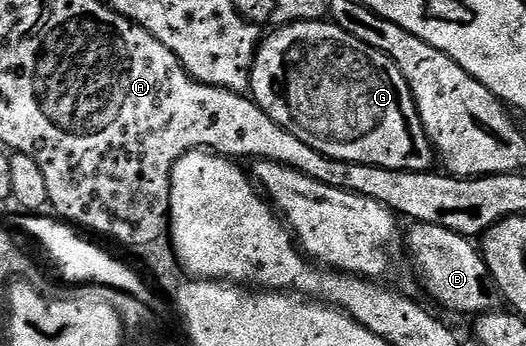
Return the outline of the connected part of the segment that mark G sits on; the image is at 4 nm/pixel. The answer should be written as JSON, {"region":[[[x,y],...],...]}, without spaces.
{"region":[[[330,20],[293,22],[286,26],[272,29],[267,37],[260,42],[259,48],[255,52],[253,68],[251,69],[249,94],[253,101],[270,118],[277,120],[277,124],[281,124],[281,128],[285,128],[285,132],[293,132],[293,136],[297,136],[297,140],[302,140],[304,144],[309,144],[309,148],[317,148],[317,152],[321,152],[325,156],[336,158],[337,160],[345,160],[346,162],[360,162],[370,166],[380,166],[390,170],[430,171],[432,169],[431,154],[433,158],[433,147],[431,139],[428,138],[425,128],[421,124],[421,116],[415,103],[415,97],[401,72],[401,68],[389,56],[385,56],[377,48],[369,48],[369,44],[349,36],[349,32],[345,32],[340,26],[336,26]]]}

